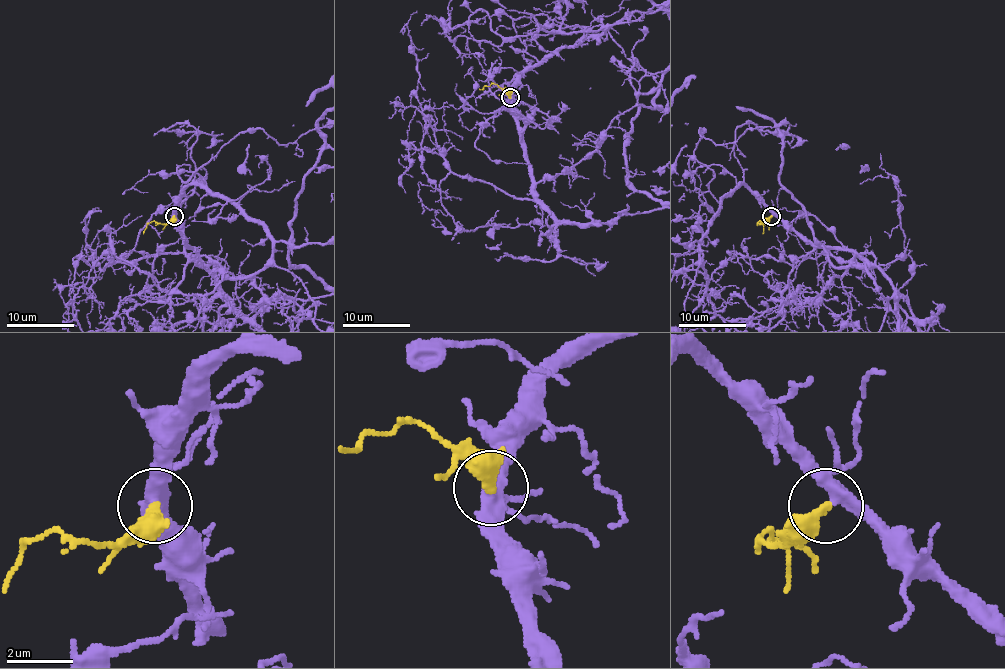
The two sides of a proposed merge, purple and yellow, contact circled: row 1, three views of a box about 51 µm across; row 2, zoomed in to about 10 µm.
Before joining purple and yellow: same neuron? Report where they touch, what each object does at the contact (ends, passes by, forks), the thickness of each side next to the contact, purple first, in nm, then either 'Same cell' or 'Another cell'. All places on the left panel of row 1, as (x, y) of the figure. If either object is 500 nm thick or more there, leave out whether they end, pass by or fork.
Place: (174, 216). At the ring purple forks. At the ring yellow passes by. Thickness 360 nm (purple) against 320 nm. Same cell

